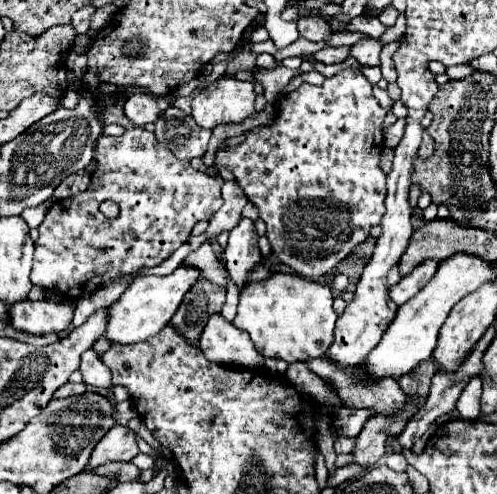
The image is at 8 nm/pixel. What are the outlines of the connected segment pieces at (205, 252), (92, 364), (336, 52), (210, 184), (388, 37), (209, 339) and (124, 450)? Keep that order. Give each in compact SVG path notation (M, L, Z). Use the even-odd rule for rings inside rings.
M208 241L198 251L192 251L184 259L184 265L200 269L206 279L210 279L212 283L216 283L216 285L226 289L226 269L224 269L224 263L214 255L214 251L212 251Z
M92 349L86 351L86 353L82 355L80 373L84 375L86 385L102 387L102 389L112 387L112 381L110 381L110 369L100 361L100 357L98 357Z
M326 47L318 53L314 53L314 59L318 59L320 63L342 63L346 57L350 57L350 47Z
M126 129L120 137L100 135L94 149L96 169L92 173L92 183L84 193L76 197L56 201L46 217L44 223L38 227L38 243L34 253L34 265L30 279L34 285L50 289L56 287L60 293L68 295L84 295L96 291L98 287L106 285L108 281L138 271L142 267L156 267L166 261L186 239L190 237L192 227L198 221L208 221L220 207L220 181L192 169L188 161L180 161L174 157L170 149L166 149L154 133L146 129ZM102 201L116 201L120 207L120 215L116 219L106 219L100 213Z
M404 13L398 15L395 25L392 28L389 28L381 36L381 42L383 46L388 43L398 41L406 30L406 17Z
M222 315L210 317L198 345L204 357L212 363L238 363L246 369L264 367L264 357L258 355L250 337L244 331L238 331L232 323L224 321Z
M114 425L94 447L88 461L88 471L106 465L110 461L132 461L138 453L140 449L134 431L122 425Z

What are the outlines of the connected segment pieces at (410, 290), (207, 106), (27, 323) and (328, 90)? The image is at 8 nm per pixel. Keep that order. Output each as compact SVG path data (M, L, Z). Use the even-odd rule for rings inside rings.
M426 261L426 263L418 265L410 275L402 277L400 283L390 289L390 299L396 305L404 305L408 299L412 299L434 277L436 269L438 269L438 263L434 263L434 261Z
M216 79L192 99L192 117L198 127L214 129L220 123L240 123L254 113L254 85L240 79Z
M76 299L64 303L52 301L28 301L16 303L10 309L12 325L20 331L32 335L46 335L46 333L62 333L72 323L72 315L76 309Z
M342 69L322 85L302 83L296 91L284 95L278 103L278 117L270 127L252 129L246 141L236 147L220 147L216 165L228 167L236 183L244 189L266 223L266 237L272 253L306 279L316 279L332 271L350 251L360 245L374 225L380 225L386 213L386 175L378 167L386 111L372 95L372 85L356 69Z

